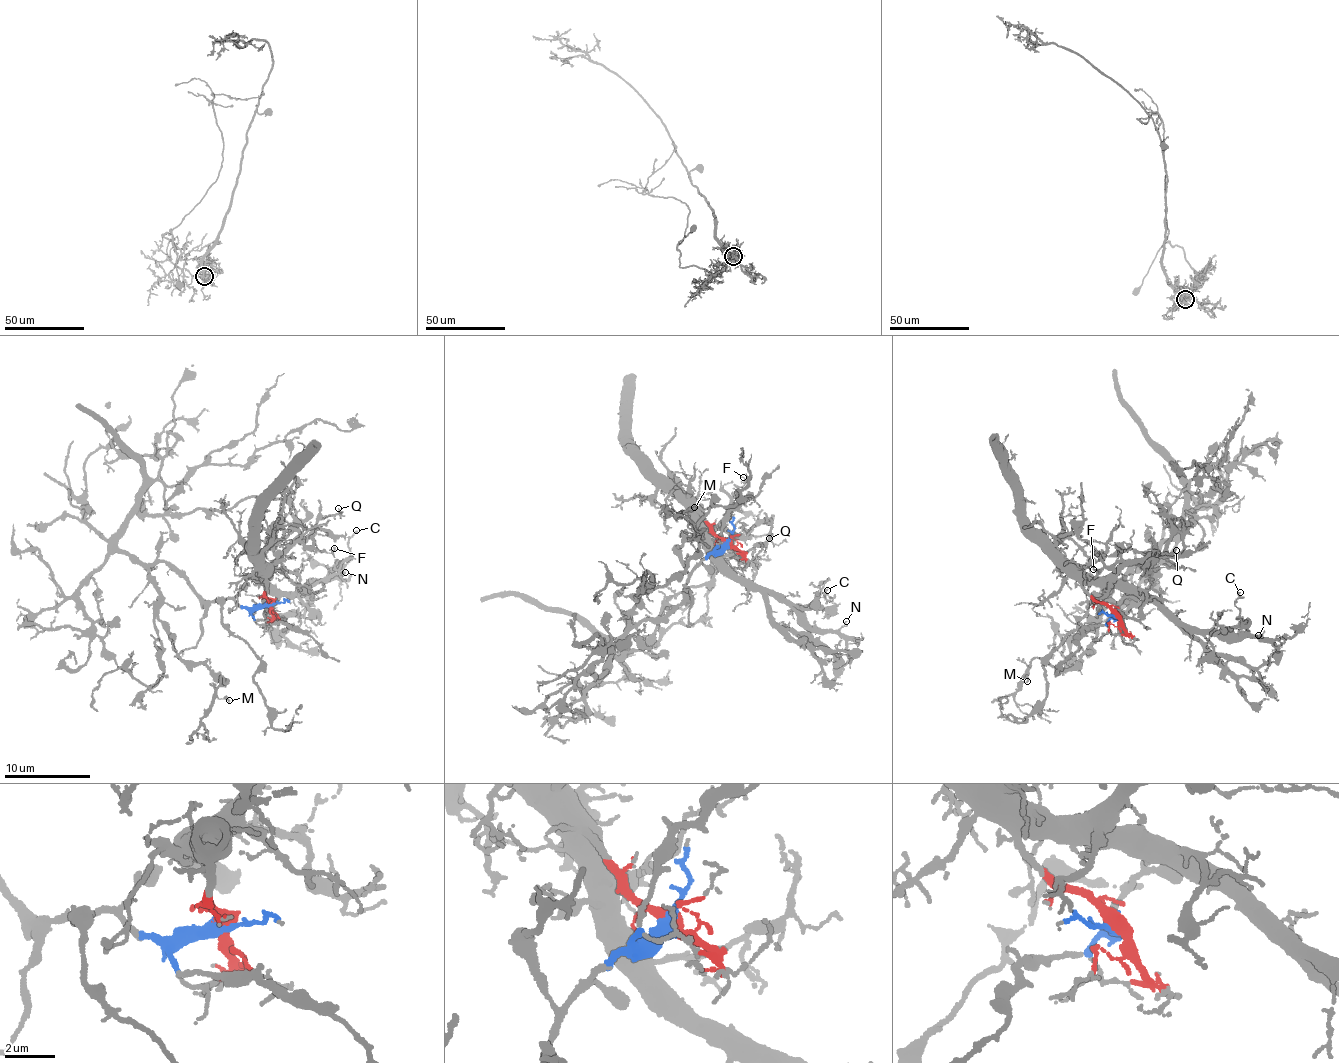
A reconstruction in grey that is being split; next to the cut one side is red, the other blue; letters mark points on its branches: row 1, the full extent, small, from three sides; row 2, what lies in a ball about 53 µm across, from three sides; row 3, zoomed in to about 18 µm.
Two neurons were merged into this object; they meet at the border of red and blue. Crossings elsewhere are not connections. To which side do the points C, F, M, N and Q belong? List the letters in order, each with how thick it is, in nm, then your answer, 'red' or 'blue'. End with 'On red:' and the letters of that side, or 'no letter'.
C: 120 nm | red
F: 90 nm | red
M: 170 nm | blue
N: 90 nm | red
Q: 170 nm | red
On red: C, F, N, Q

